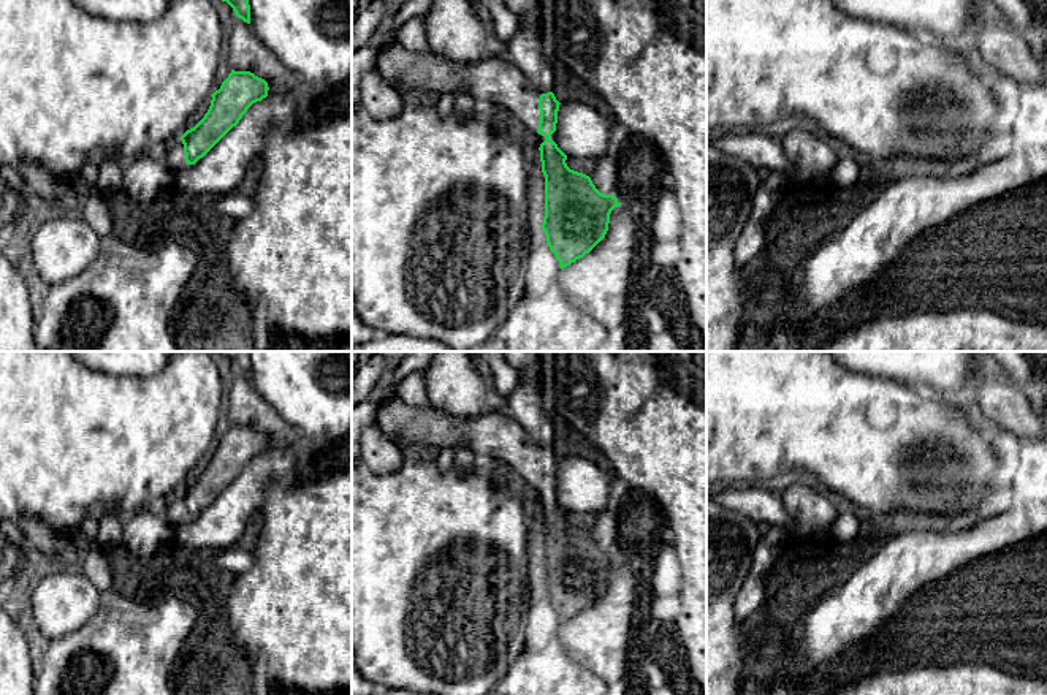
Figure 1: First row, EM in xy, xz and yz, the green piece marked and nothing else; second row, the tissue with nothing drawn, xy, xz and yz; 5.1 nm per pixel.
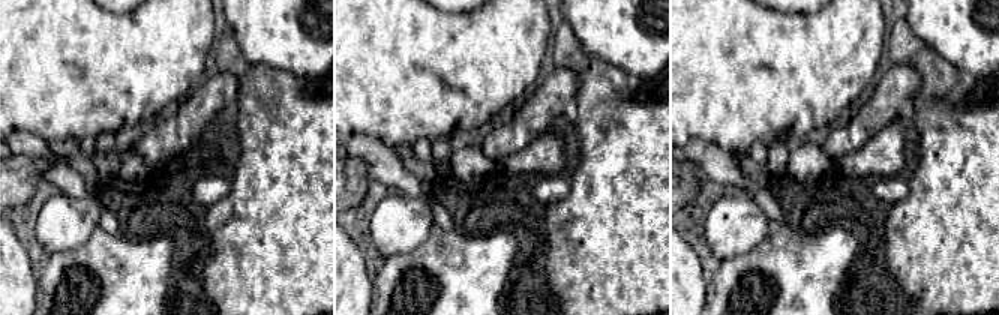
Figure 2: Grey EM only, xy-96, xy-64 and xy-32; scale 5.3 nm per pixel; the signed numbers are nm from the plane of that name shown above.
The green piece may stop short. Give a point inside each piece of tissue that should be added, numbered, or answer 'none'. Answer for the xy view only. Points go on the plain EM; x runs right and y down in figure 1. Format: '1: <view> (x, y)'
1: xy (173, 510)

